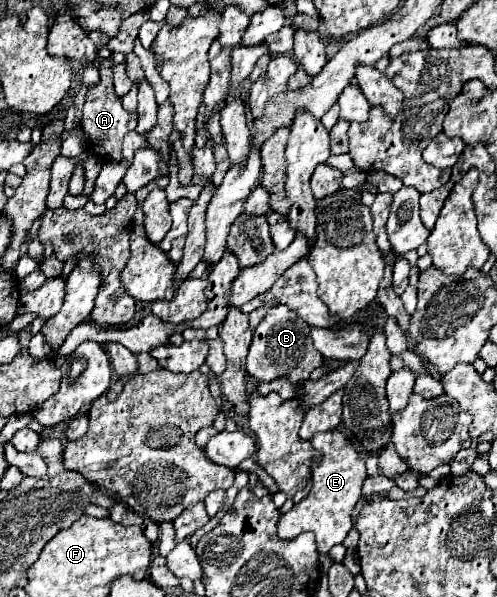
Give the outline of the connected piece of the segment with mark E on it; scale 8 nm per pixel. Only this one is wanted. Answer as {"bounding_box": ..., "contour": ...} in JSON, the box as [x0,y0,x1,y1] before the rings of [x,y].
{"bounding_box":[278,431,366,553],"contour":[[[328,431],[328,433],[316,433],[316,437],[310,439],[316,453],[322,455],[320,461],[312,463],[312,487],[310,493],[294,505],[288,513],[284,513],[278,521],[278,537],[280,539],[294,539],[296,535],[304,531],[312,531],[316,535],[318,553],[328,553],[334,545],[342,543],[348,535],[352,521],[350,513],[356,505],[356,501],[362,495],[362,483],[366,479],[366,467],[360,459],[356,447],[340,433],[340,431]]]}

